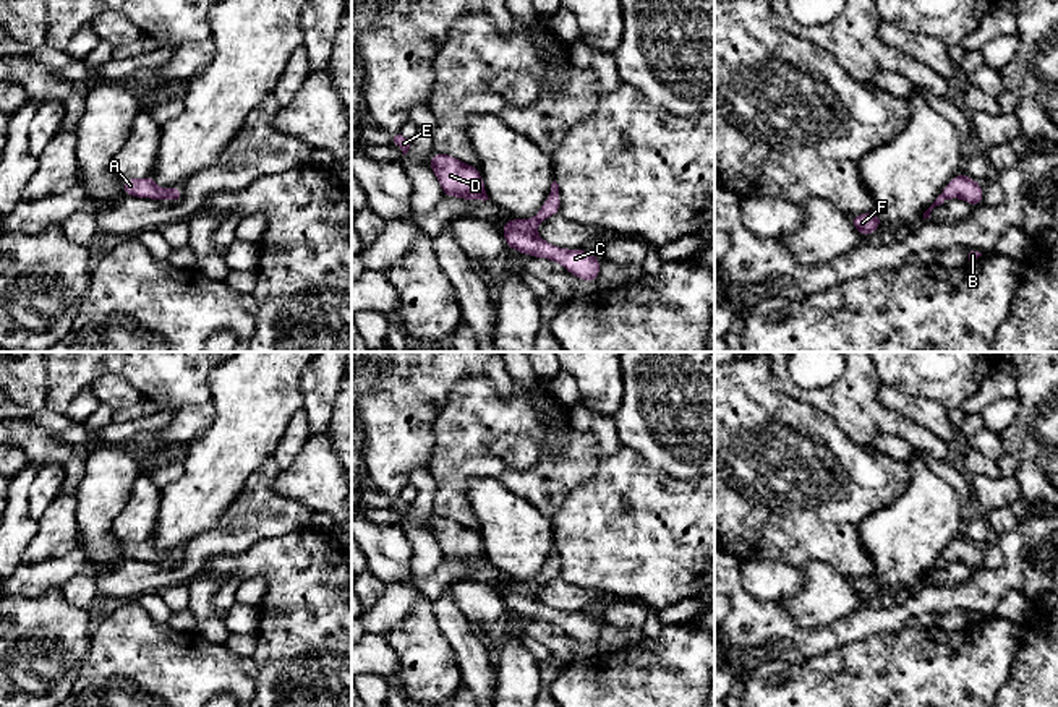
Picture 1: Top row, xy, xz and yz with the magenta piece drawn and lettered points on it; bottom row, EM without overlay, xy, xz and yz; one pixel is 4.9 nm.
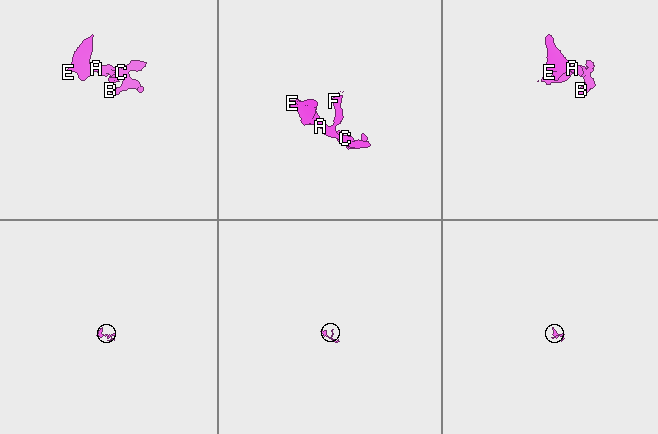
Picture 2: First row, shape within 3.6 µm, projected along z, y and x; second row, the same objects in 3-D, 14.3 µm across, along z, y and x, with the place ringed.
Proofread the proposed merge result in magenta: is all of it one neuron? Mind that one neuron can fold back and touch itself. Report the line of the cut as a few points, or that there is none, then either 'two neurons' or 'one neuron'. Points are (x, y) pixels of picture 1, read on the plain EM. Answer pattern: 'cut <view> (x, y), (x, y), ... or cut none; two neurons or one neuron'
cut none; one neuron

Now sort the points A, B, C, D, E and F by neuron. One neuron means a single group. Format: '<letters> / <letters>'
A B C D E F

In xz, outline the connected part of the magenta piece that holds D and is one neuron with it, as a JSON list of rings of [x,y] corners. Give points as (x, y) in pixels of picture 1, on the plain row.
[[[434,516],[429,530],[437,540],[444,561],[489,563],[478,530],[468,529],[450,517]]]

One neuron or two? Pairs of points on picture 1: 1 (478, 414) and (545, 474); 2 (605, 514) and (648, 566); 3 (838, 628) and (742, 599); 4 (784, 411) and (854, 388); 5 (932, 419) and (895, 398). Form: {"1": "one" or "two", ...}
{"1": "one", "2": "one", "3": "one", "4": "two", "5": "one"}

